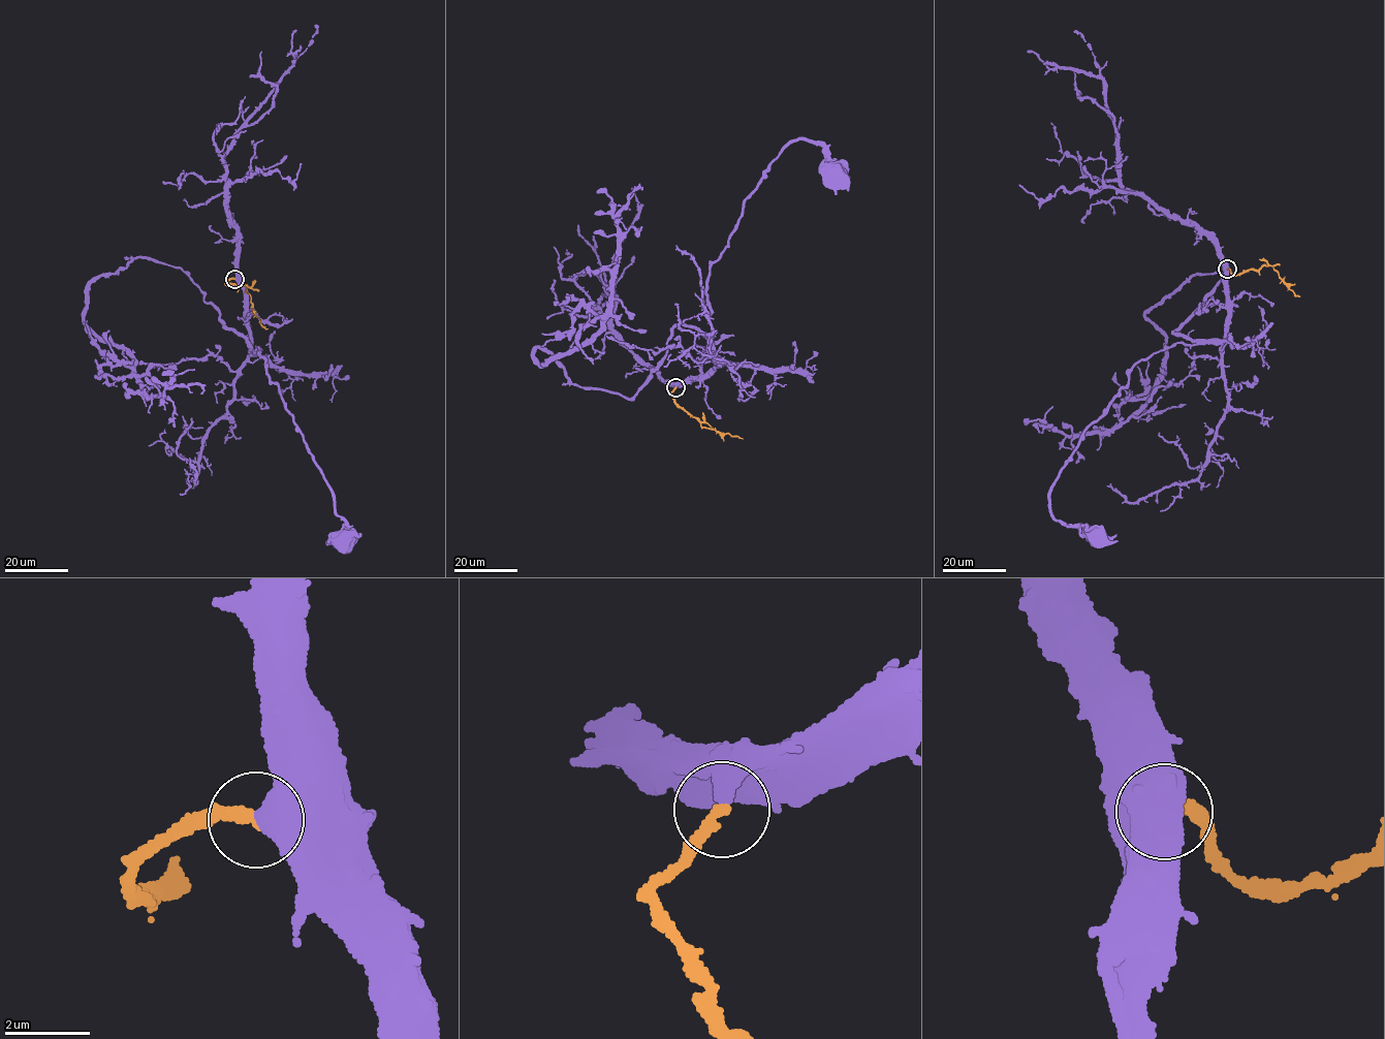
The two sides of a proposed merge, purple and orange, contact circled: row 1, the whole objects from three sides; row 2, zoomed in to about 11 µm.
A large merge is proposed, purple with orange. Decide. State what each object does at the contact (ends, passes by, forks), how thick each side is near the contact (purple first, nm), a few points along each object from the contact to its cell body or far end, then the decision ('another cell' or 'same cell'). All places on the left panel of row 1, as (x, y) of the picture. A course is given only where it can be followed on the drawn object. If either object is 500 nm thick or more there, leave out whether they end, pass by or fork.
purple ends | orange ends | 480/240 nm | purple via (234, 278), (247, 295), (251, 354), (259, 346), (269, 378), (278, 385), (327, 484), (345, 524), (341, 541) | orange via (234, 279), (225, 284), (245, 285), (254, 313), (268, 328) | same cell

